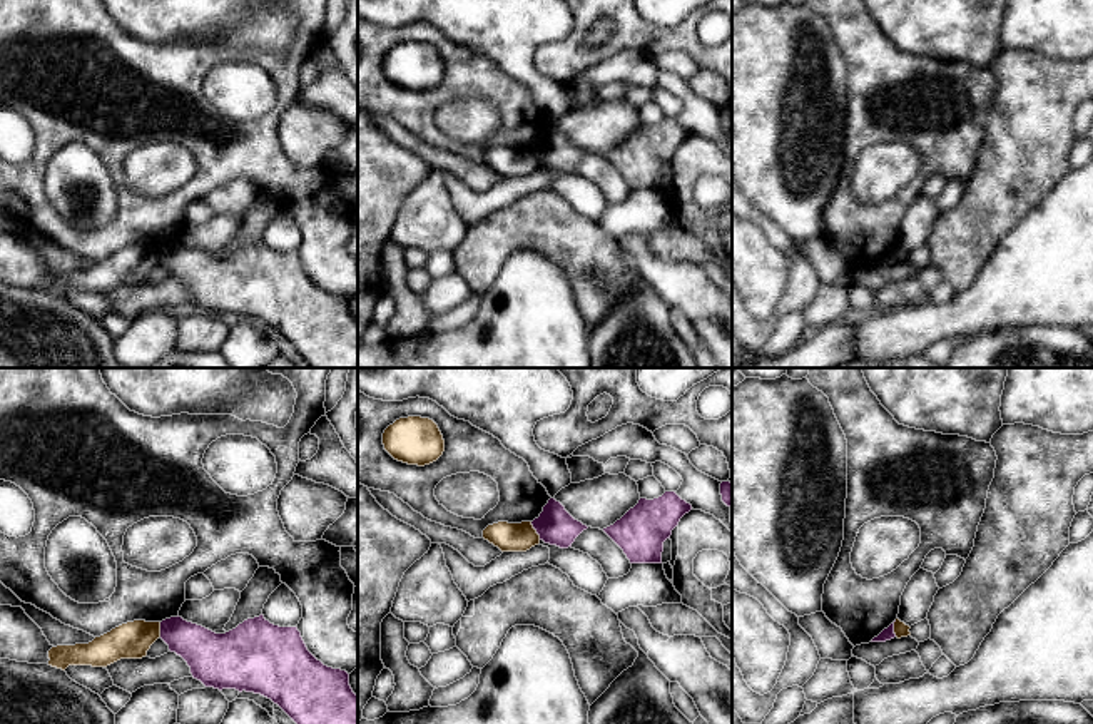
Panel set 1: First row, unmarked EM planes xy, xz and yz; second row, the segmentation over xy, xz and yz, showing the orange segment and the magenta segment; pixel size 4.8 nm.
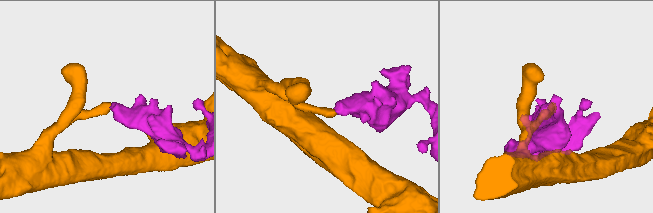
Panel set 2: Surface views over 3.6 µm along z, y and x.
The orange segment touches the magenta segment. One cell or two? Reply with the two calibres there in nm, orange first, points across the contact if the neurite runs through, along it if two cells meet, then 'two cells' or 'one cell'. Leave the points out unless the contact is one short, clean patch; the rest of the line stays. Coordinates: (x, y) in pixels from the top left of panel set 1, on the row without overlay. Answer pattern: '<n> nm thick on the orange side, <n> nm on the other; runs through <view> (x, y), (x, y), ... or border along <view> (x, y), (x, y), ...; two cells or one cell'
140 nm thick on the orange side, 180 nm on the other; border along xz (530, 147), (540, 164); two cells

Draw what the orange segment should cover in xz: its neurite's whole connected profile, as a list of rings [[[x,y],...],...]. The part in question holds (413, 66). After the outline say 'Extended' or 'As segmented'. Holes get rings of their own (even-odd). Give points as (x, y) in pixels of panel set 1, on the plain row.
[[[421,42],[396,45],[384,55],[383,70],[394,85],[418,92],[436,87],[445,77],[438,50]]]. As segmented

